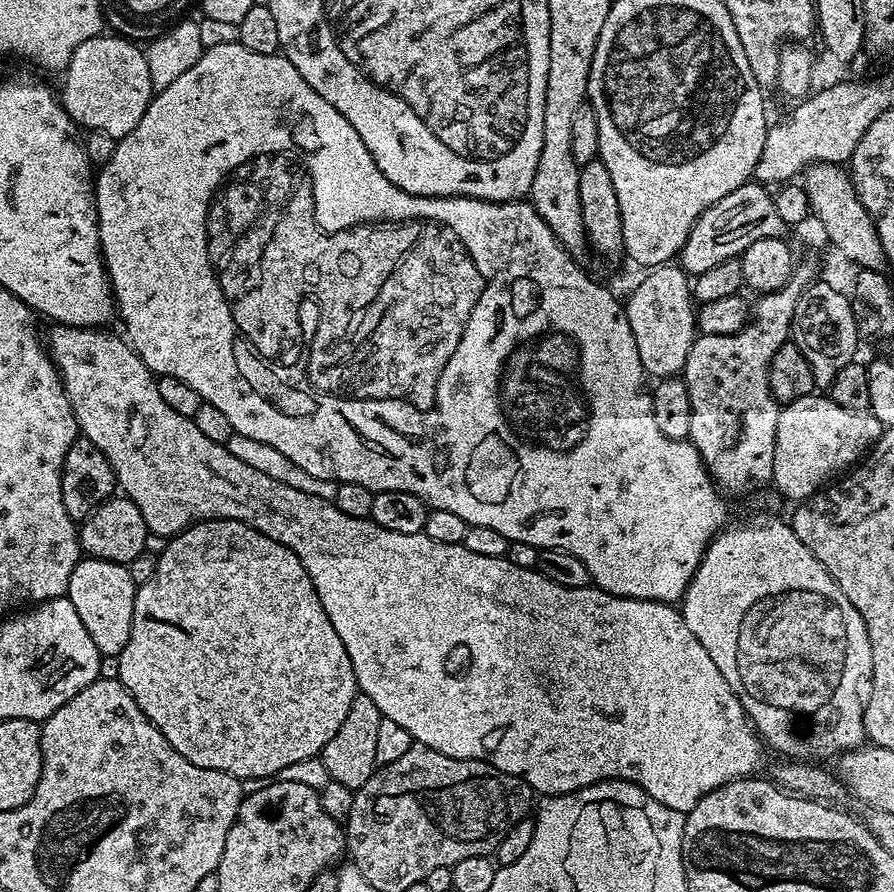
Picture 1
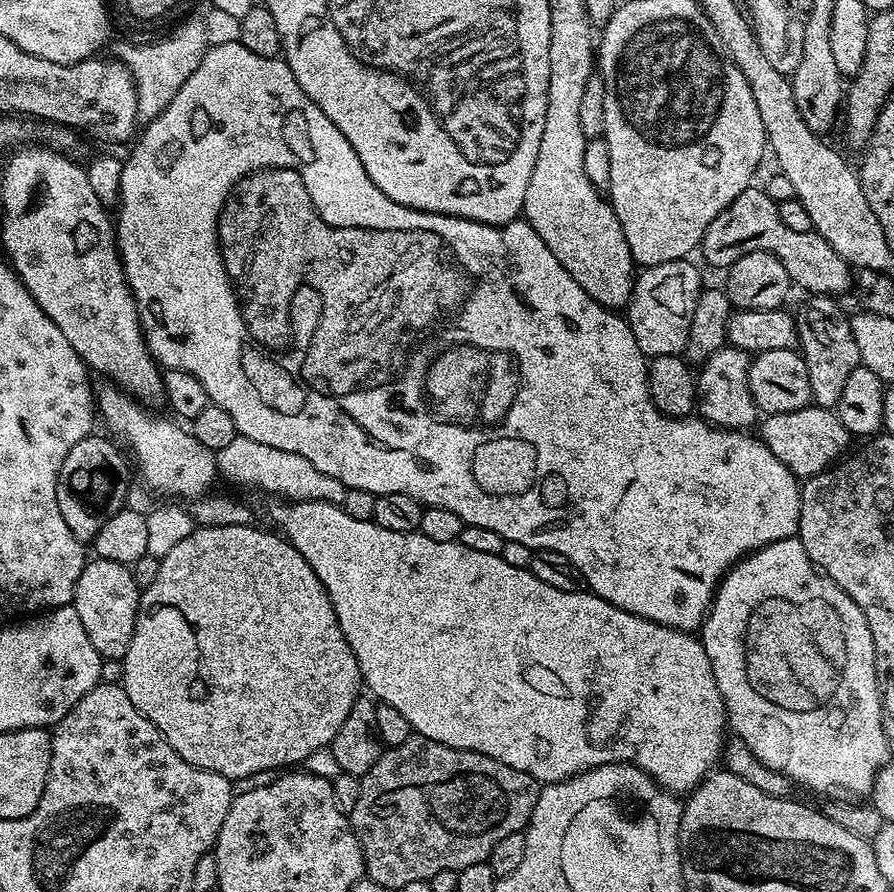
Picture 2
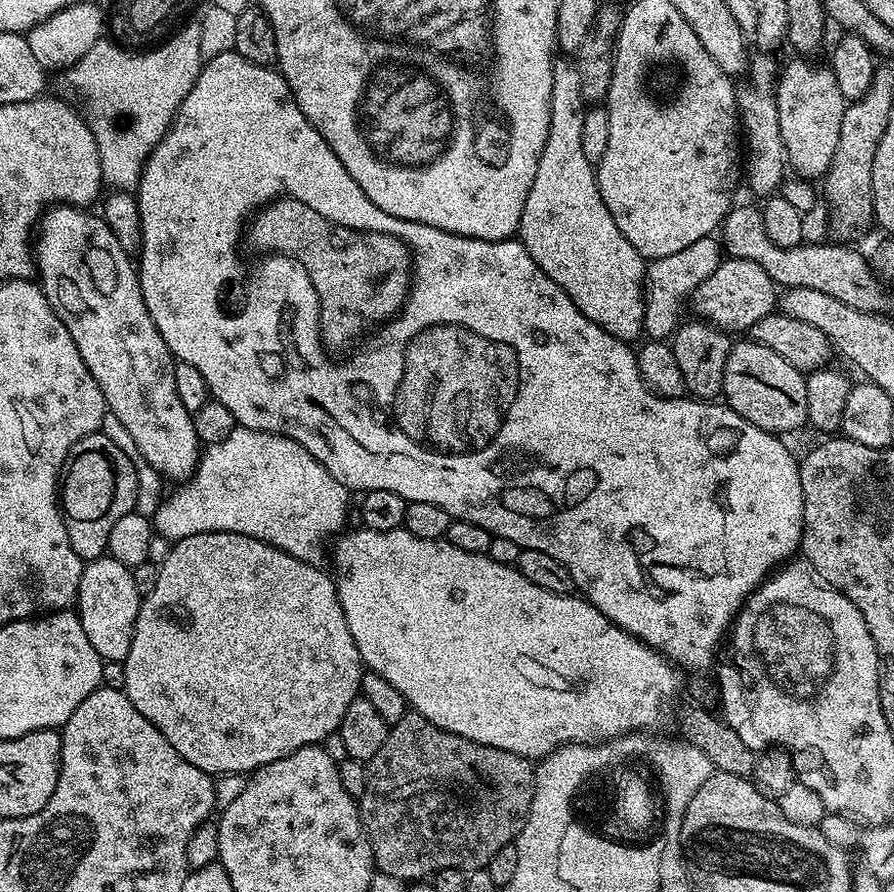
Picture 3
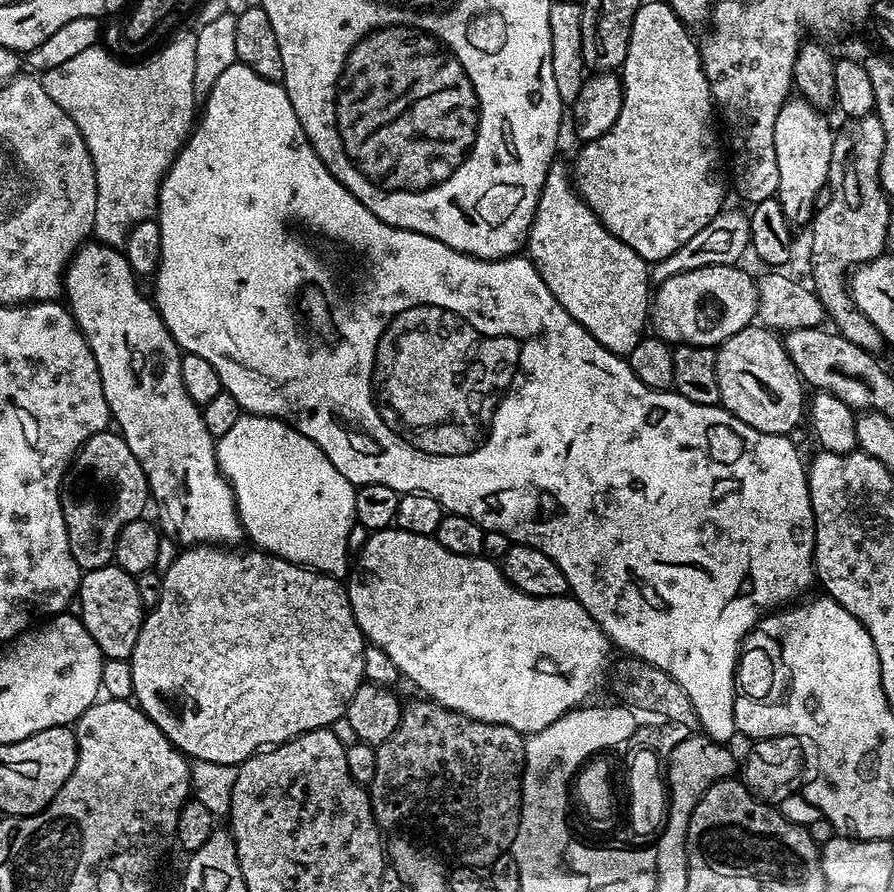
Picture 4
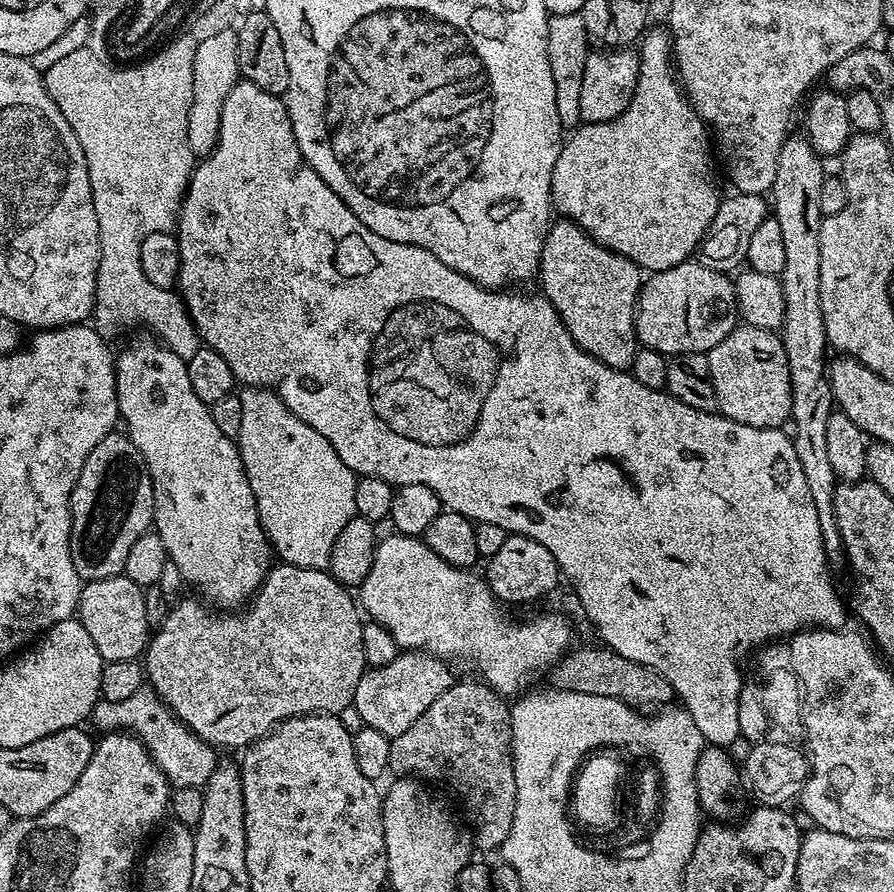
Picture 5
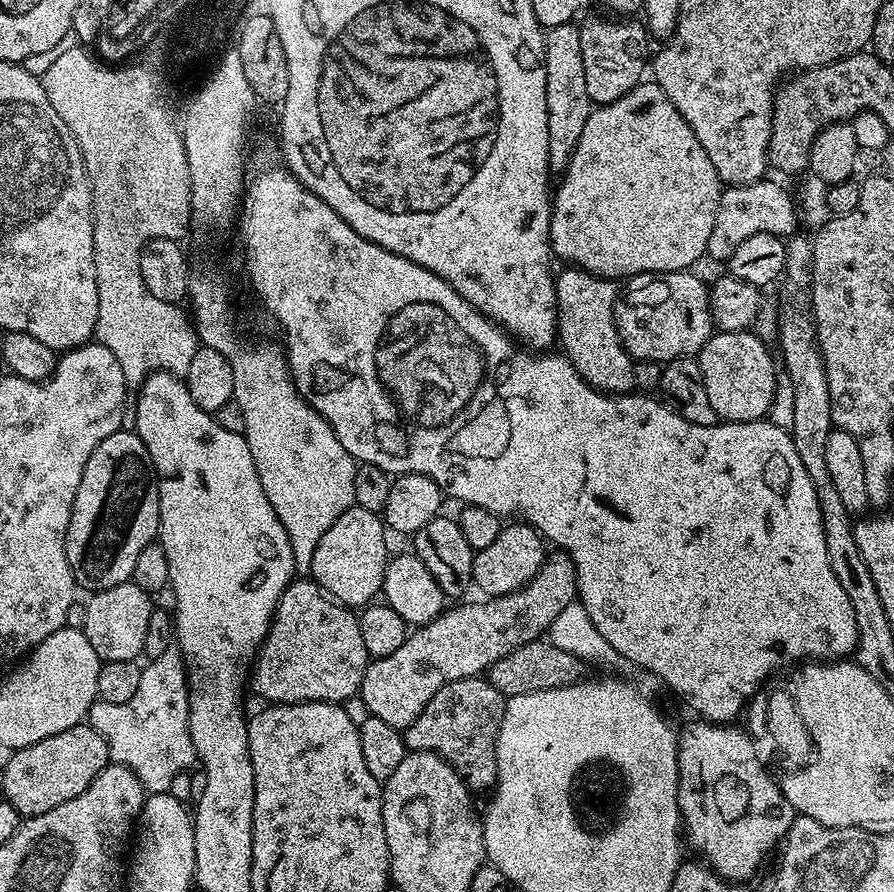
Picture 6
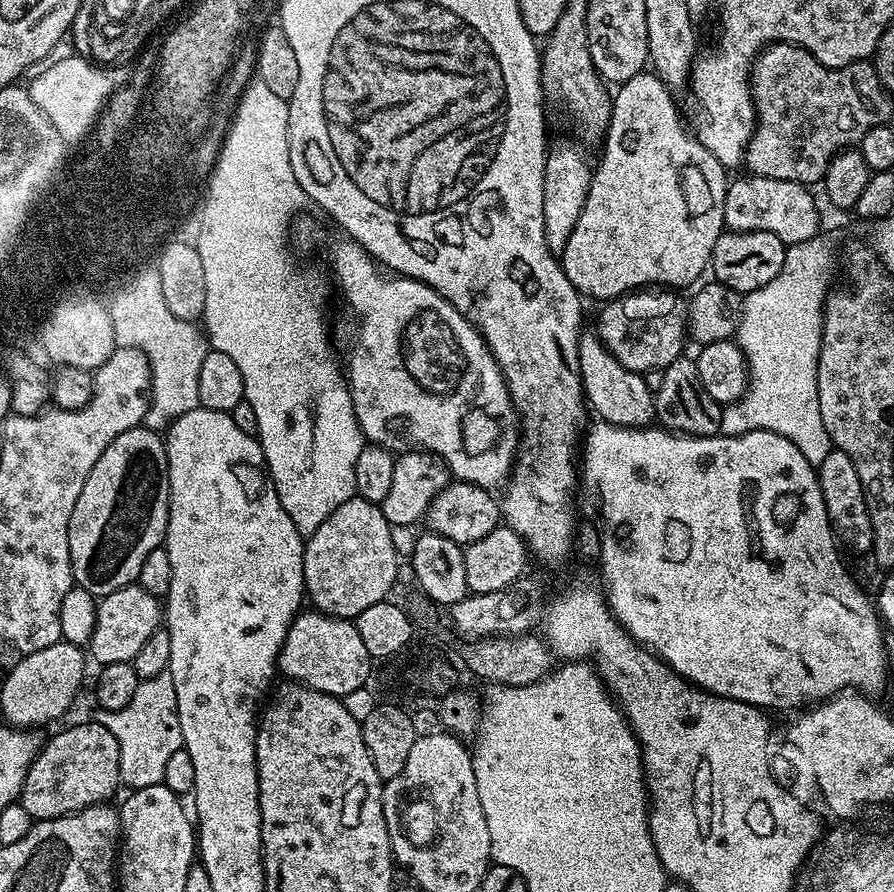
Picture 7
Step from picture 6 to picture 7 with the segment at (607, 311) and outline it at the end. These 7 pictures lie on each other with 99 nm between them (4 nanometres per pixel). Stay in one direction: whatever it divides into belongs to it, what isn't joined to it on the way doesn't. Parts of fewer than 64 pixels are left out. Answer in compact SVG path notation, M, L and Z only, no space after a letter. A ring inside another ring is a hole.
M581 331L578 342L578 370L584 387L587 407L597 412L605 424L617 424L623 428L647 428L653 423L656 402L650 386L646 386L643 375L634 370L626 370L610 350L600 341L595 331Z

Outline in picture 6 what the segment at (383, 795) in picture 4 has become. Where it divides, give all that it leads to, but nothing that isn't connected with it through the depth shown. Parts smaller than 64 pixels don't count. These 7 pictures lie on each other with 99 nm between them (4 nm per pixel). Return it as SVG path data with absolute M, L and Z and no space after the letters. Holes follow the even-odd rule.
M486 678L450 682L426 702L426 710L403 733L405 745L414 752L436 752L456 768L473 793L487 793L496 786L496 743L505 703L506 697Z

